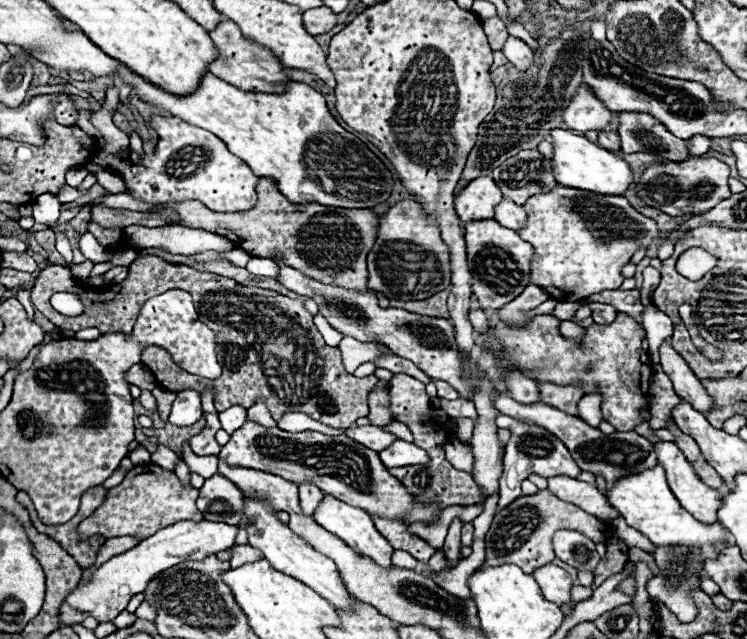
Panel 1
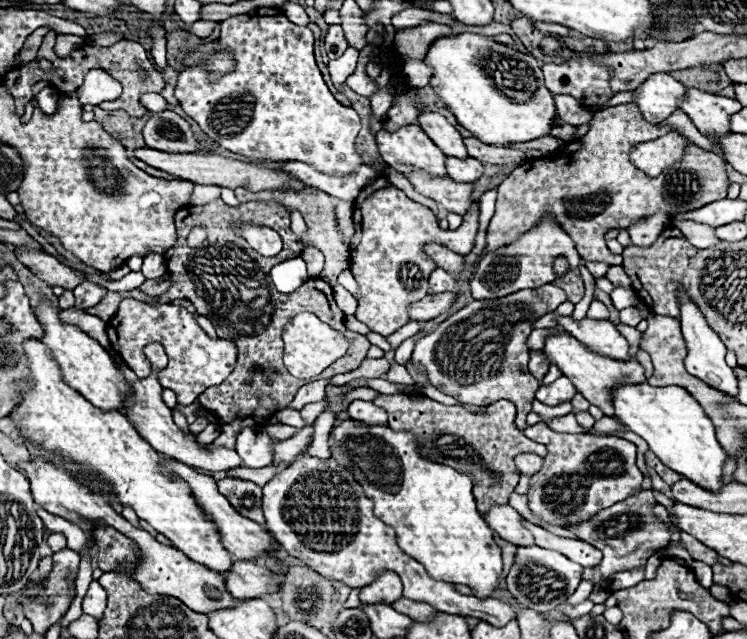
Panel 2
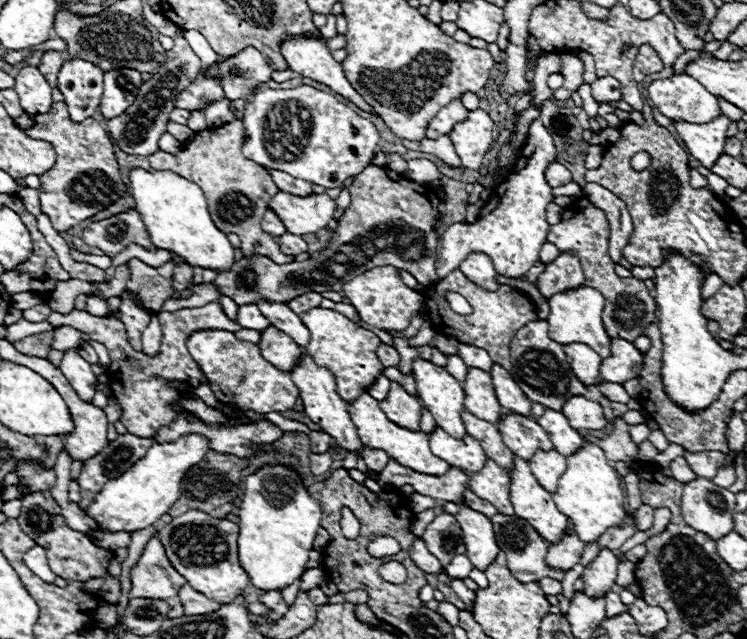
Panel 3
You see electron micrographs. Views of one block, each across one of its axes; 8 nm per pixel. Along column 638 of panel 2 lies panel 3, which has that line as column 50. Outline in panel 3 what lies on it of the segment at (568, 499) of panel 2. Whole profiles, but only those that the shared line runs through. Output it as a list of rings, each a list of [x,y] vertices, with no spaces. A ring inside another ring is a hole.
[[[32,462],[32,464],[20,464],[18,468],[18,476],[22,478],[22,484],[30,486],[30,492],[38,492],[38,490],[50,490],[50,486],[56,480],[54,470],[46,470],[40,466],[40,462]]]

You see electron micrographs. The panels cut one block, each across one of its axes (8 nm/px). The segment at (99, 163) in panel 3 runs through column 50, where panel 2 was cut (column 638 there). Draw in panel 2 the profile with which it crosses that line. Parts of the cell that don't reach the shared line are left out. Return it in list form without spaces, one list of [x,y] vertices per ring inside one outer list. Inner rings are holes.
[[[618,104],[596,112],[586,136],[566,144],[560,154],[528,160],[522,168],[510,172],[510,176],[498,186],[496,214],[490,220],[486,236],[488,246],[482,254],[518,240],[542,218],[544,210],[552,210],[556,220],[576,242],[576,250],[580,252],[582,260],[622,264],[622,256],[614,256],[606,248],[604,236],[610,230],[630,228],[630,224],[636,224],[658,212],[676,216],[680,212],[698,210],[708,202],[726,198],[730,186],[726,160],[720,154],[698,148],[683,134],[687,141],[684,158],[676,162],[676,166],[668,168],[670,176],[664,172],[656,178],[648,178],[642,170],[632,166],[628,160],[632,146],[636,146],[636,142],[660,138],[660,134],[668,134],[668,130],[679,133],[674,126],[646,122],[636,104]]]

